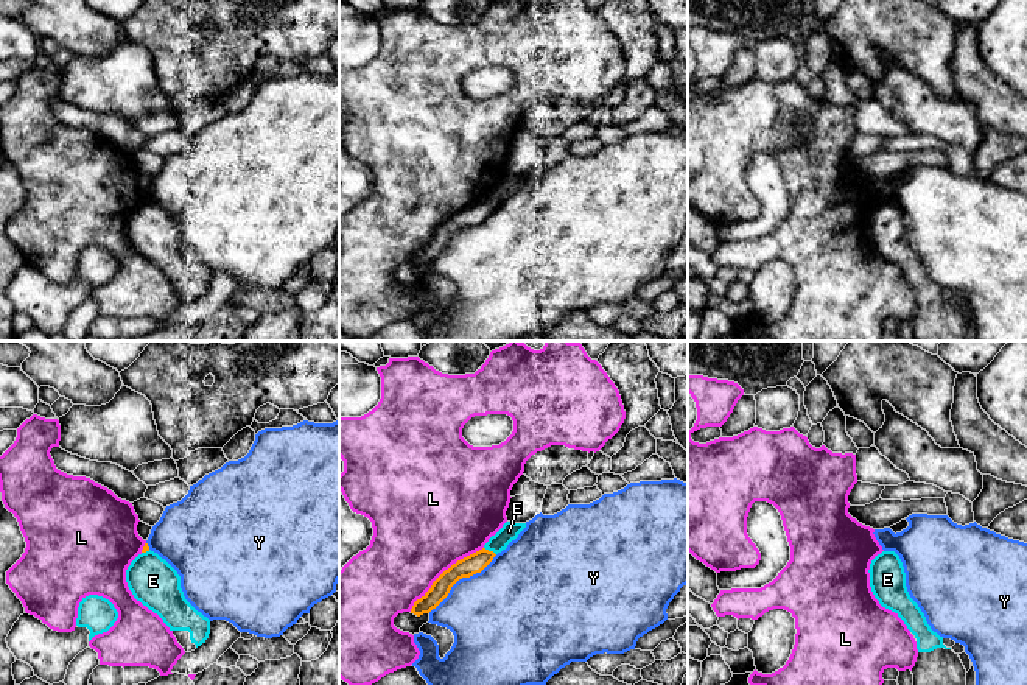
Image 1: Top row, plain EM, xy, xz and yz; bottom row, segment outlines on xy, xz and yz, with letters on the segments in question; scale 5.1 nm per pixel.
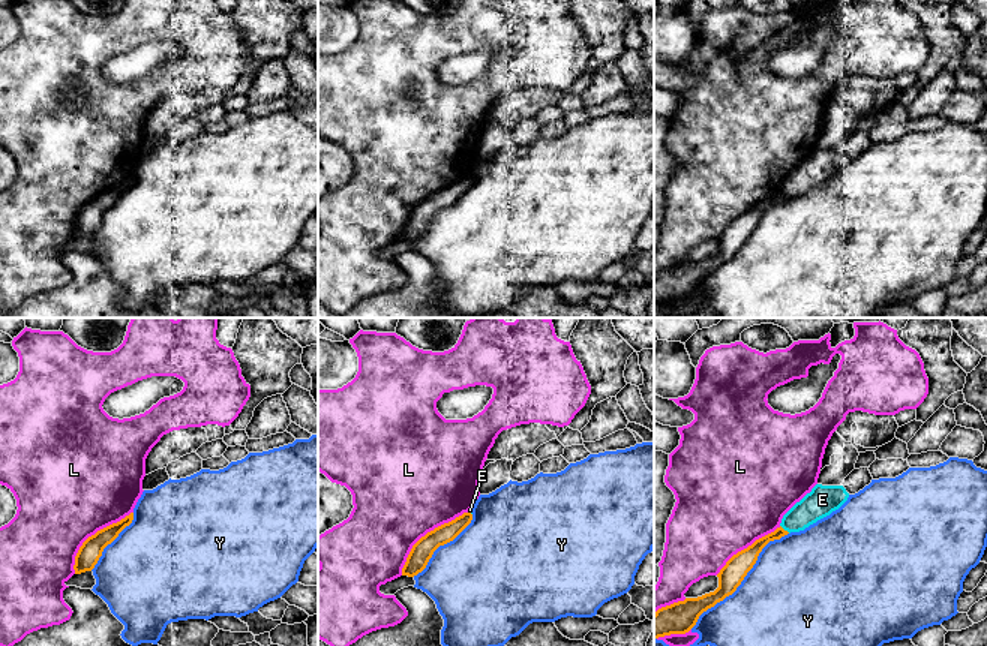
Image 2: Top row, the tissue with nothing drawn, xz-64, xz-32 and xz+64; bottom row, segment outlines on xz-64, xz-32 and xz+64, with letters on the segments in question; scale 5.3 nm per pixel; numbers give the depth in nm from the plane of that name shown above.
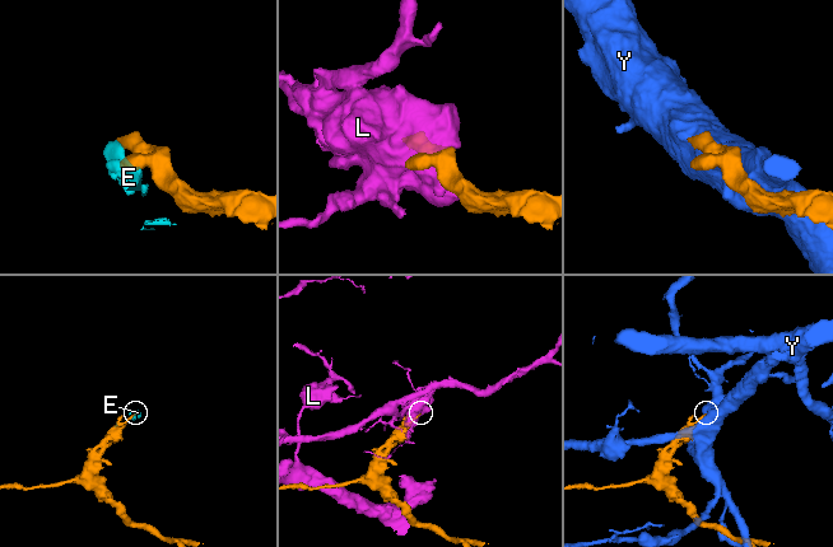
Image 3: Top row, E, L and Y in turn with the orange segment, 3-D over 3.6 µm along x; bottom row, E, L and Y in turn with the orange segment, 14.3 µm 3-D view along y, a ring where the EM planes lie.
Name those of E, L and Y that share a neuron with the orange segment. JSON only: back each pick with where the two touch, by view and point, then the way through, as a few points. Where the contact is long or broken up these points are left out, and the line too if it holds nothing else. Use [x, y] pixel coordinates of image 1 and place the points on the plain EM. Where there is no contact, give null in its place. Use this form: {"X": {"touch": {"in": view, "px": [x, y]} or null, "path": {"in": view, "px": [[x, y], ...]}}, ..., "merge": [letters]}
{"merge": []}

